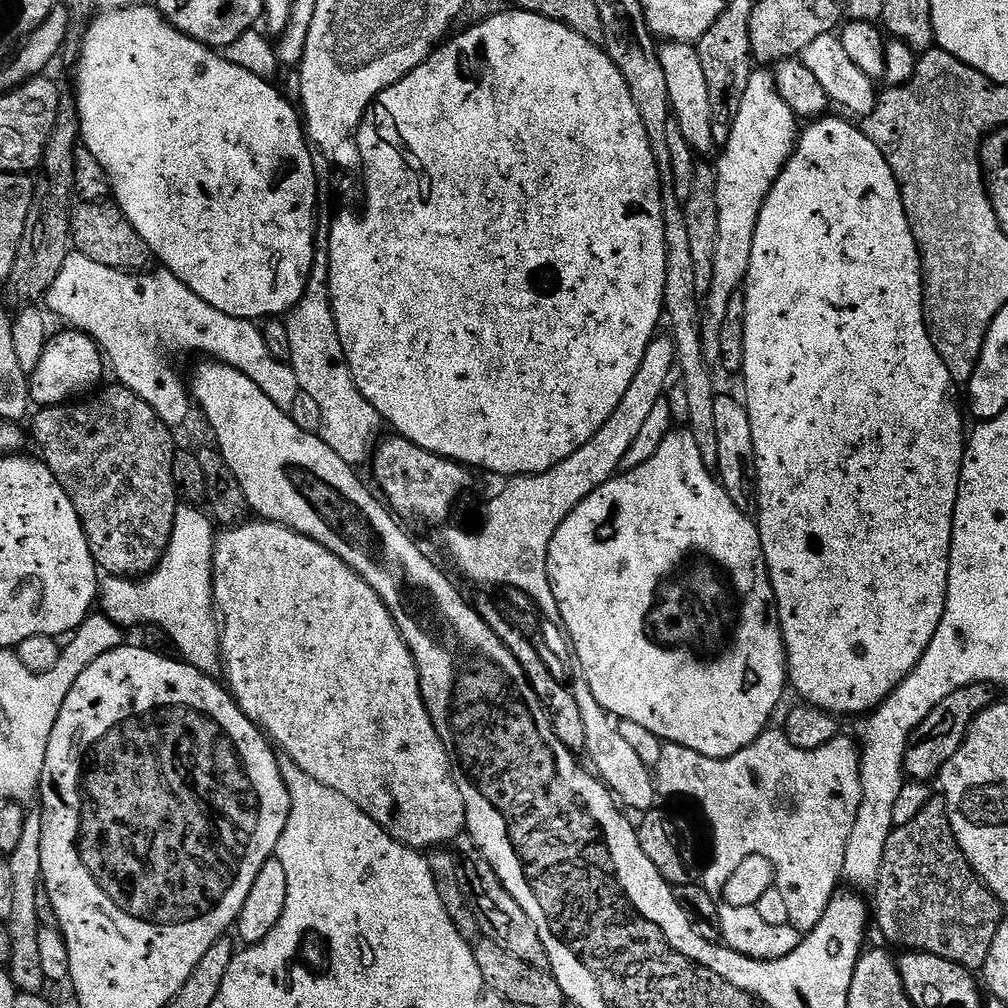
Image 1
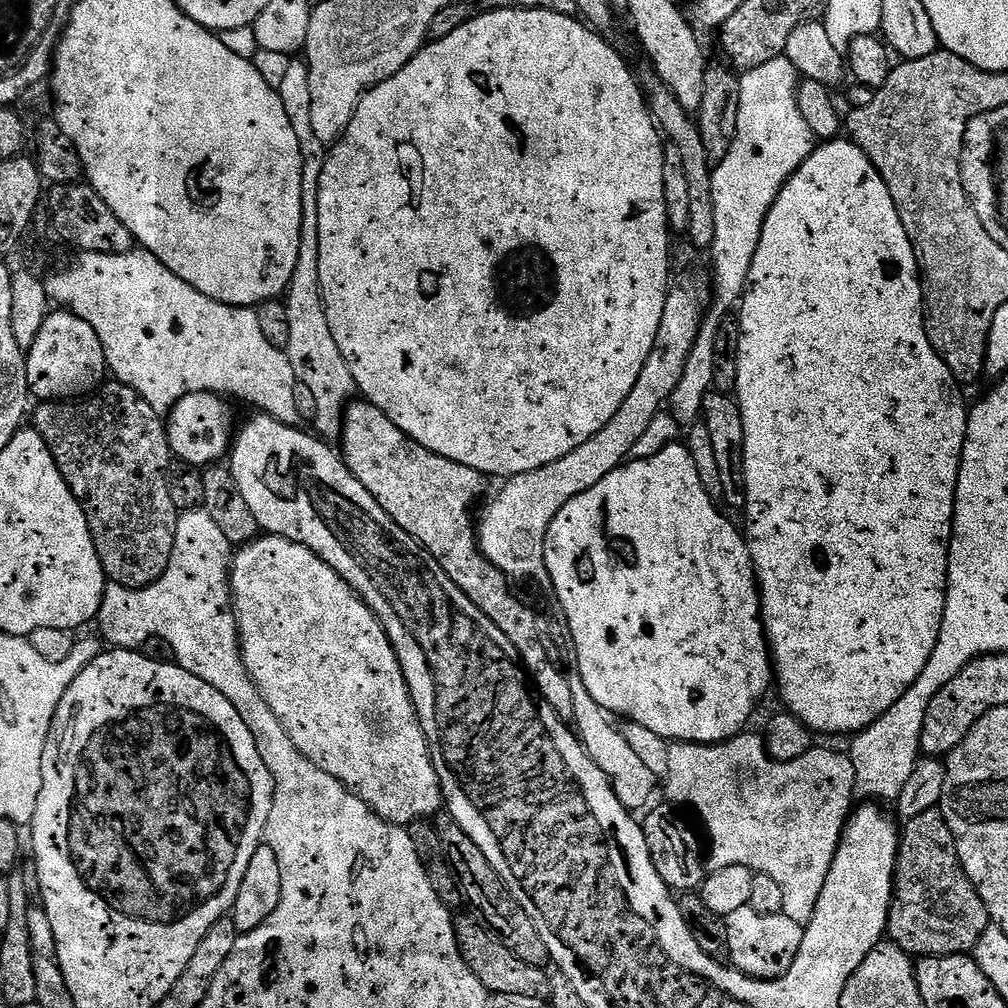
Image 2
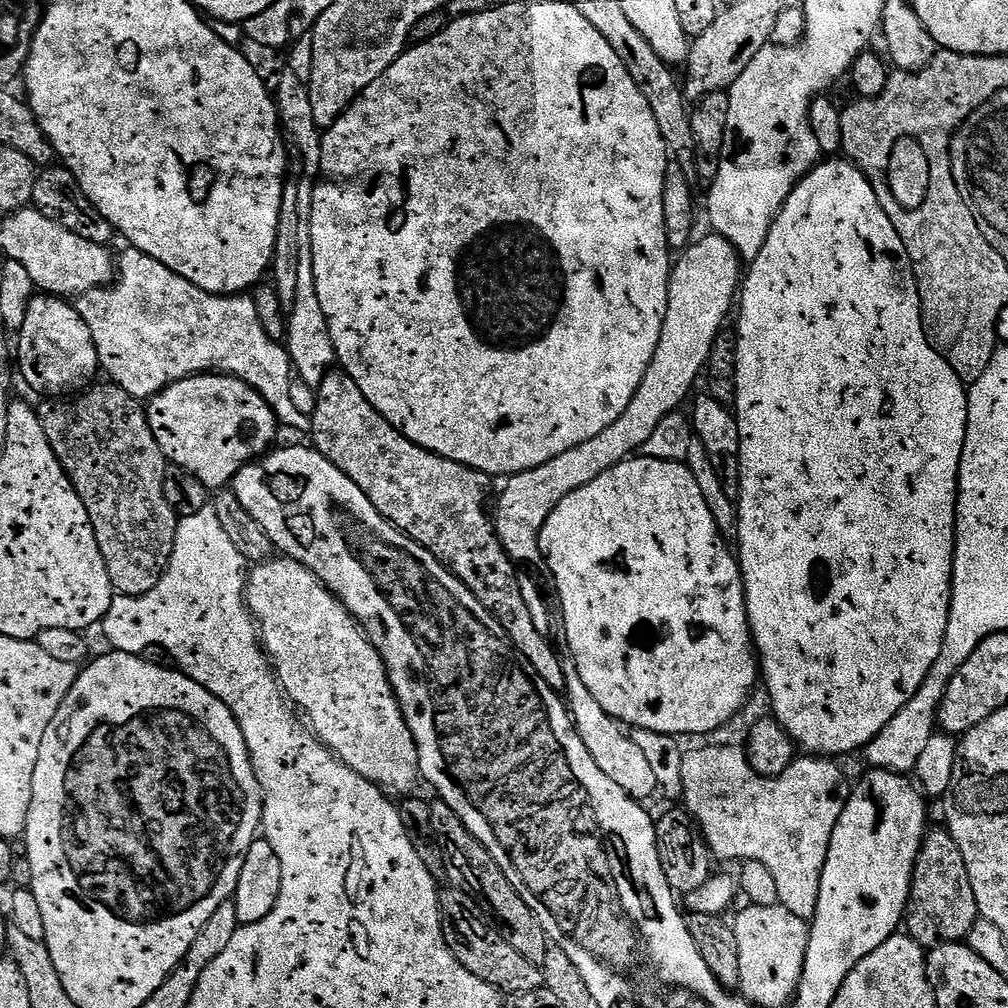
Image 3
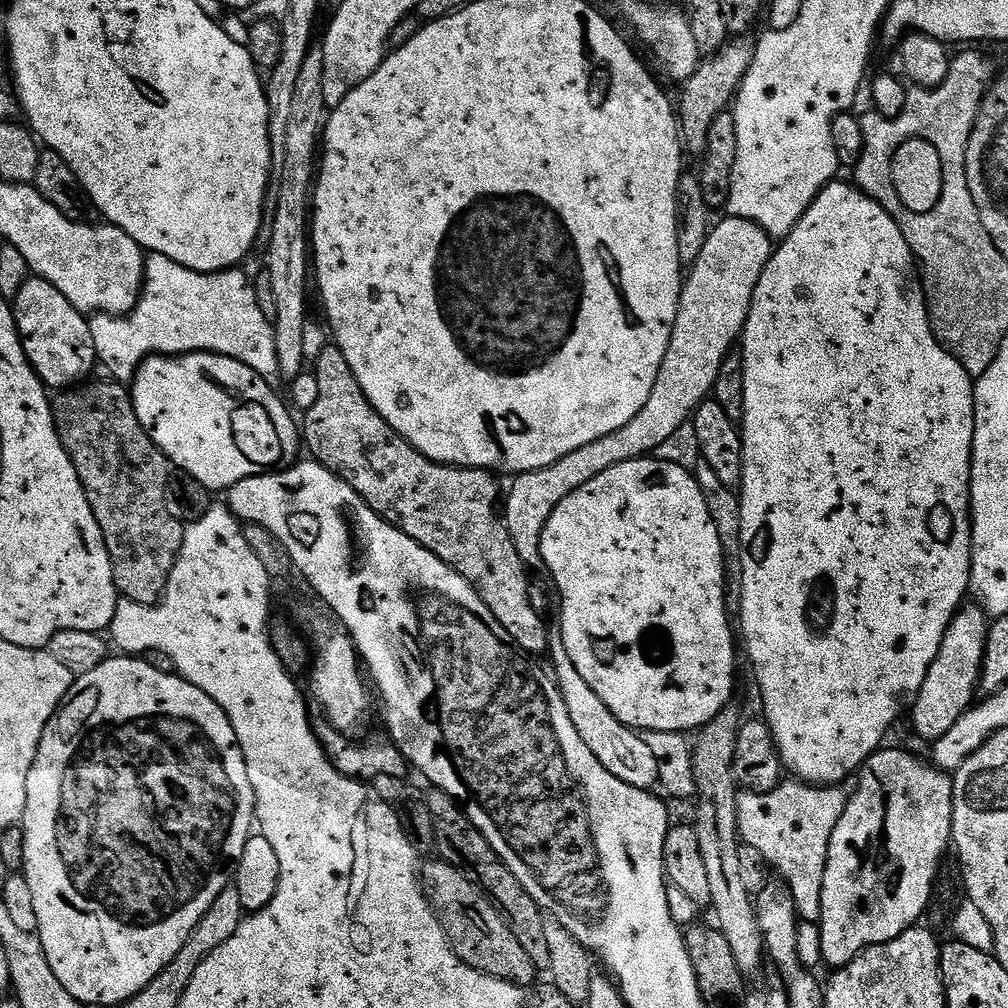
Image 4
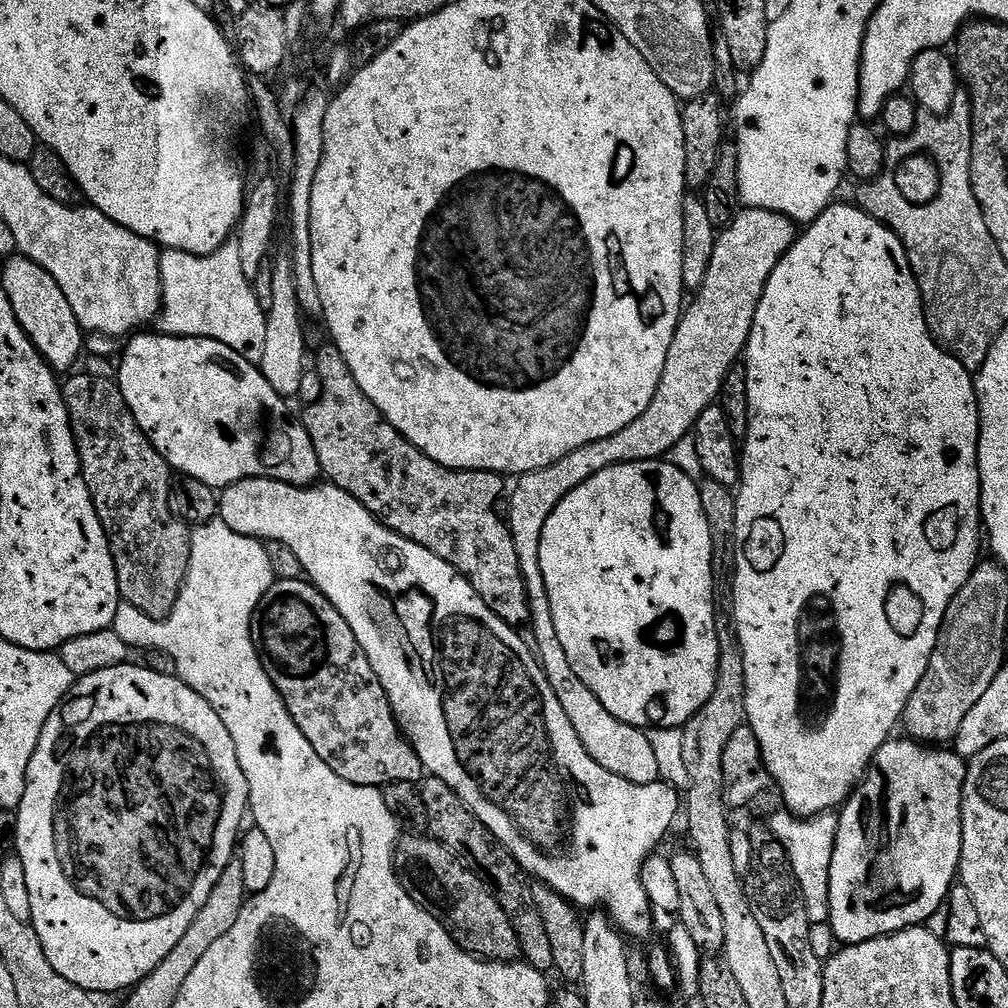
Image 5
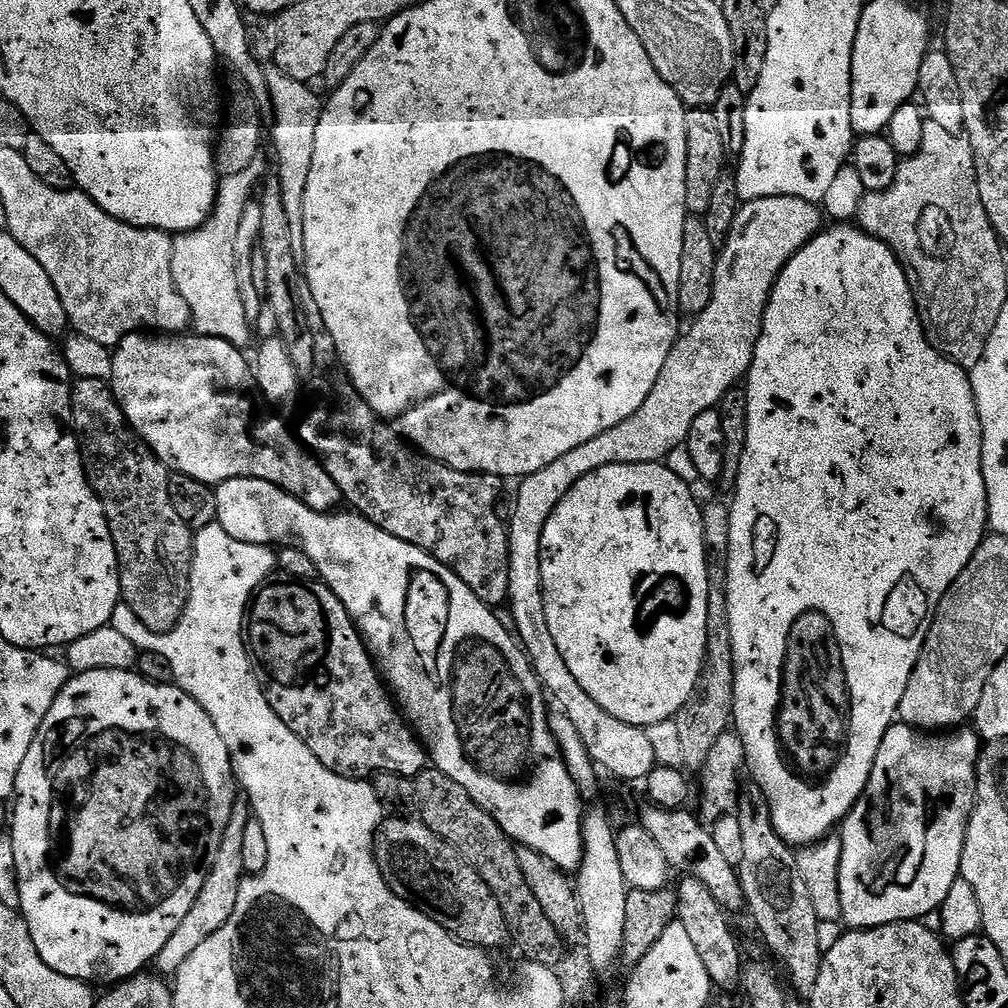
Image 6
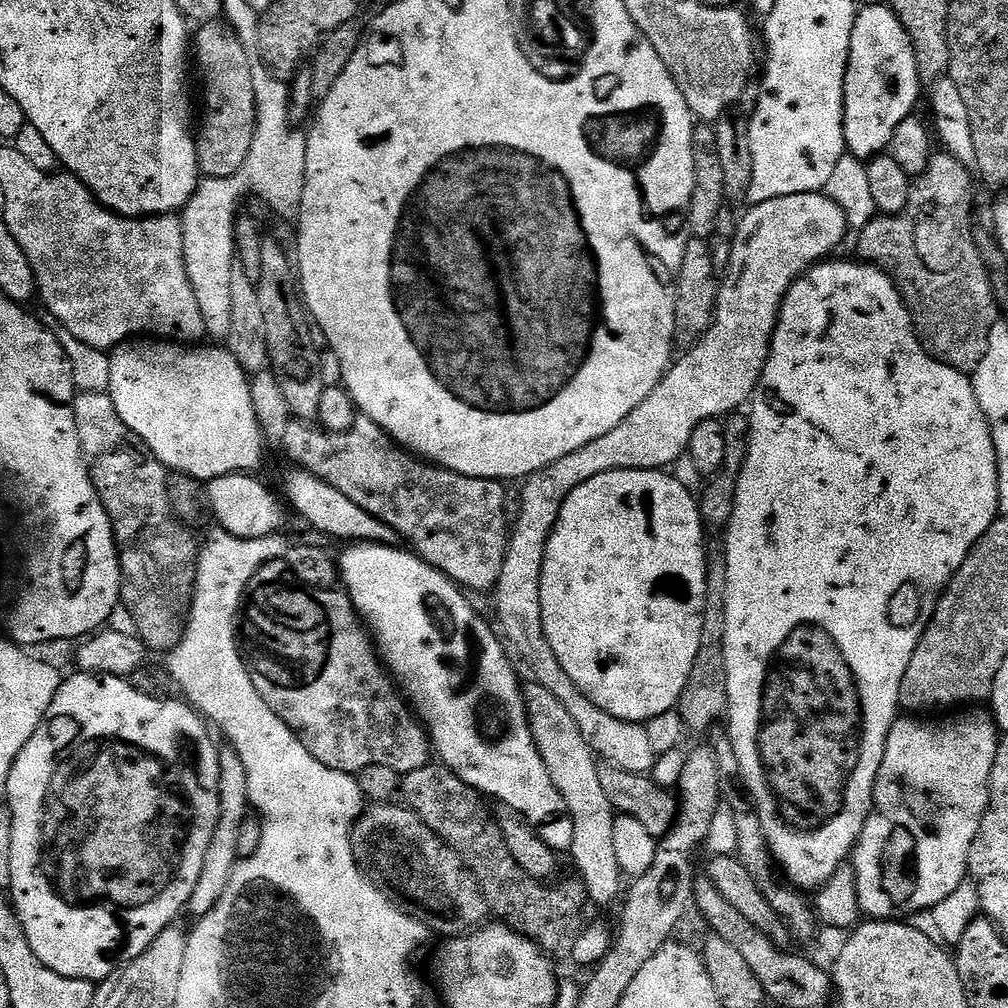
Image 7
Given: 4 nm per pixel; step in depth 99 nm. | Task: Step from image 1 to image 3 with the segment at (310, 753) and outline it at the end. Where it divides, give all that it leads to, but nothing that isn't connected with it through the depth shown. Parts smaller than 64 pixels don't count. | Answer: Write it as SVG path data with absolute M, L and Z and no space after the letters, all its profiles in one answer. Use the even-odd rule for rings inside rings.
M273 558L255 565L248 577L246 599L258 625L264 650L272 662L272 671L276 673L276 679L289 701L306 720L308 715L307 723L316 739L325 744L347 768L362 774L362 778L385 793L415 793L412 791L416 783L421 783L422 777L414 734L392 688L387 665L372 645L368 633L348 613L344 603L309 568L287 558Z

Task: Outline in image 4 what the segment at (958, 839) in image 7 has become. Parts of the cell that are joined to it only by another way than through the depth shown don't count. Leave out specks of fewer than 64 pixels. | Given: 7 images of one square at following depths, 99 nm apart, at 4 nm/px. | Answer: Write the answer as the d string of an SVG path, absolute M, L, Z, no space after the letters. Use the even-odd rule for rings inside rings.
M881 747L873 752L872 757L864 762L864 767L858 773L860 781L856 784L856 793L853 791L848 798L848 805L838 822L834 826L834 834L830 838L830 846L826 850L828 865L822 882L822 914L818 921L820 927L820 952L824 960L829 964L829 969L844 968L854 957L860 955L866 948L872 948L875 944L885 944L894 937L901 936L909 928L921 923L920 915L928 908L932 900L932 887L936 884L936 871L944 860L944 851L949 851L952 839L952 776L940 771L931 763L919 760L908 752L899 752L896 748Z

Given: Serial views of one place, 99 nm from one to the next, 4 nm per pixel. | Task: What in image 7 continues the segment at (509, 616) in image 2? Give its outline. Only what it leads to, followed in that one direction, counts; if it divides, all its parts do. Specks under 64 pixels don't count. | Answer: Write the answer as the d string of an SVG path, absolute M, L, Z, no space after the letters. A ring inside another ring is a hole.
M366 415L357 418L354 426L345 432L325 432L319 426L293 418L290 426L286 426L282 447L295 467L304 468L322 478L322 482L334 486L334 490L342 490L350 502L358 502L362 510L386 522L399 537L404 539L405 536L412 543L409 544L411 551L446 574L461 589L469 593L491 593L495 589L502 574L502 562L506 562L510 539L510 522L504 513L506 489L501 481L463 476L441 468L439 464L431 463L407 448L401 448Z

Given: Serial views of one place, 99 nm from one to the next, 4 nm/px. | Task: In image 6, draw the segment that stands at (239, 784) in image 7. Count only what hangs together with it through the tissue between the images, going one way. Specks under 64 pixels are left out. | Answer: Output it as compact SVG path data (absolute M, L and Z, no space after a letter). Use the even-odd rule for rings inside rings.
M237 798L232 807L230 822L222 834L214 866L210 866L210 874L206 874L206 886L202 886L194 906L190 906L190 914L182 918L178 930L174 930L174 934L170 937L170 942L166 942L166 946L162 946L162 950L156 955L154 968L157 973L175 974L182 966L182 962L186 962L186 958L190 958L190 954L194 954L194 950L198 950L198 946L202 946L202 942L210 938L210 934L218 934L218 930L222 930L222 926L230 922L230 914L234 914L234 906L238 902L240 884L246 875L242 866L242 845L248 819L250 819L250 805L247 799Z

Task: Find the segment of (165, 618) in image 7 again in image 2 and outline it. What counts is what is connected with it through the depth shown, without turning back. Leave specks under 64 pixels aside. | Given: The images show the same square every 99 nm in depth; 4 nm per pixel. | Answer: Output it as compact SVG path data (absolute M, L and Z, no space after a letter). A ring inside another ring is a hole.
M119 382L105 383L91 396L79 400L44 402L39 407L34 426L38 434L42 434L62 478L66 478L66 486L70 486L86 514L105 577L124 588L145 588L158 582L170 566L180 521L180 512L174 506L174 498L170 498L168 485L174 457L165 417L130 390L130 386Z

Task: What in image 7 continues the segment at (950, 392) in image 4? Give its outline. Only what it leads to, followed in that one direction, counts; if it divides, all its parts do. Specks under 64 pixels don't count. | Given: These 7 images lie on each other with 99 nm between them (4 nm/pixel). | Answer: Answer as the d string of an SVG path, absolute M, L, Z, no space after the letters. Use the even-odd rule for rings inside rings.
M829 258L812 265L792 283L792 289L784 297L768 361L750 401L752 429L748 453L740 471L734 514L726 529L726 731L732 740L734 754L738 754L742 784L762 822L772 859L782 872L784 867L787 883L801 890L820 889L851 857L872 809L876 775L886 754L892 724L898 719L900 683L906 674L906 666L910 666L910 658L944 589L962 562L966 562L982 534L986 534L1001 515L994 438L971 379L938 362L920 345L912 316L896 283L881 268L856 258L836 259Z

